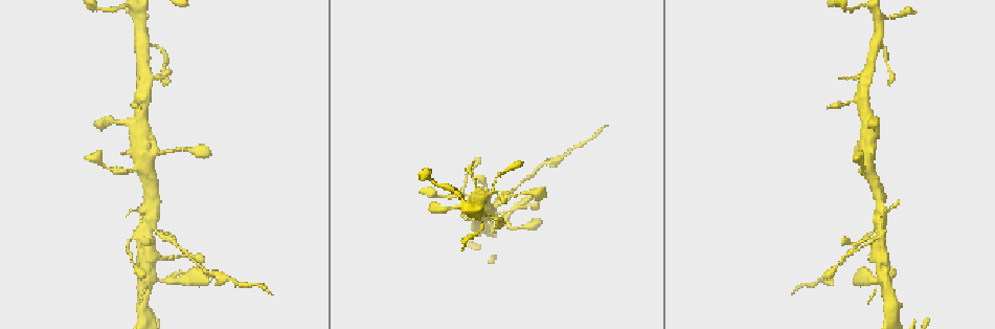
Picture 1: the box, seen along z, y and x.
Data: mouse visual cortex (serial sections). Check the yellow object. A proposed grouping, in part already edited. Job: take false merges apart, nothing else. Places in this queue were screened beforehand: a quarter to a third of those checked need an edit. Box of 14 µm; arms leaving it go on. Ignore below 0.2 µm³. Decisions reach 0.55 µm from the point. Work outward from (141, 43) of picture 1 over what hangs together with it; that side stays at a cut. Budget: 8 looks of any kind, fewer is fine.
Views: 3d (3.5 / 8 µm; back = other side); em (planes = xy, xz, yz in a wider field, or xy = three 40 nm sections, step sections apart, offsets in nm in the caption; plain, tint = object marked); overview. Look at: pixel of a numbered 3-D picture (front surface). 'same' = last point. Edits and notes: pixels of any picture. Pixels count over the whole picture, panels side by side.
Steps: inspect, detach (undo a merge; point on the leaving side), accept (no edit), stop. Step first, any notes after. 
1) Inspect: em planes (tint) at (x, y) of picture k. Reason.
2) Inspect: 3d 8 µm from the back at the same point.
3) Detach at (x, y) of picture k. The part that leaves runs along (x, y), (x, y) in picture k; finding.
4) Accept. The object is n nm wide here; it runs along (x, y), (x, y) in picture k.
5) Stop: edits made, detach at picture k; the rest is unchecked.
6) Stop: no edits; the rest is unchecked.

Inspect: 3d 3.5 µm at (142, 153) of picture 1. Sharp bend.

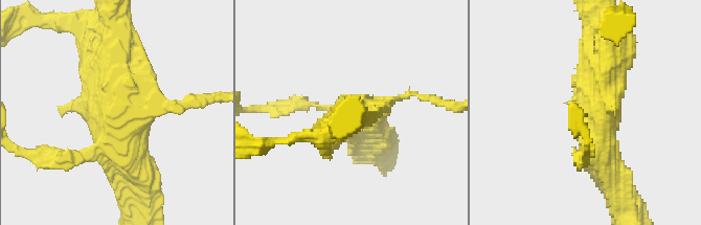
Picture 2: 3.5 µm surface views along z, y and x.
Inspect: em xy step 2 (tint) at (588, 112) of picture 2. Now the EM.

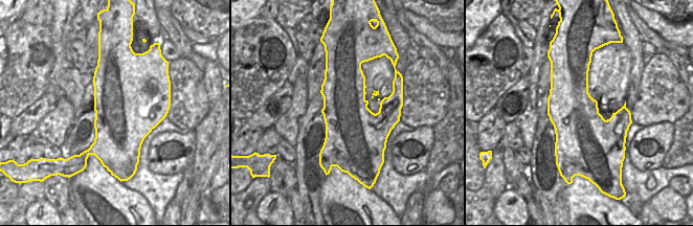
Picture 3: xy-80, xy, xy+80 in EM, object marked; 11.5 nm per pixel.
Inspect: em xy step 5 (tint) at the same point. Cut it another way.

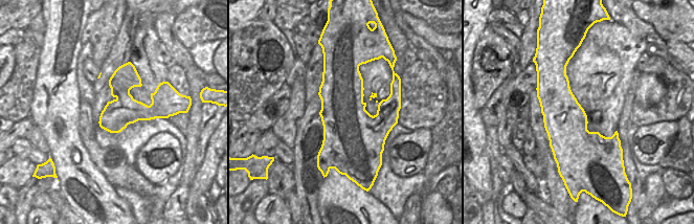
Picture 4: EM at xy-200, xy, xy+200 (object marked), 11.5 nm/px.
Accept. It runs along (112, 41), (112, 141), (141, 173) in picture 2; all the same cell.

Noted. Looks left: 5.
Inspect: em xy step 3 (tint) at (151, 225) of picture 1. Calibre changes.

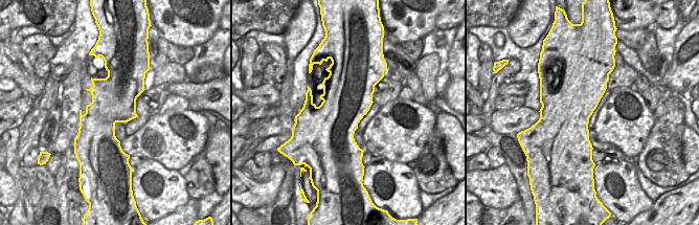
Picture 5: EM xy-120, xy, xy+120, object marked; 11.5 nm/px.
Inspect: 3d 3.5 µm from the back at the same point. Wider look.

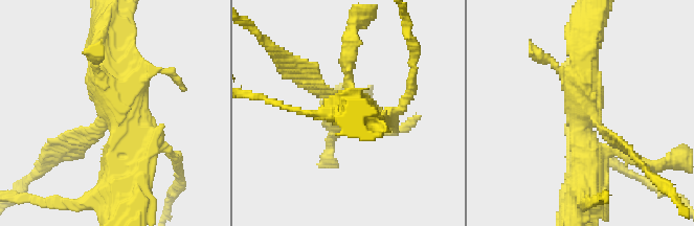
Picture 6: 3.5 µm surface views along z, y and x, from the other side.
Detach at (310, 80) of picture 6. The part that leaves runs along (328, 94), (261, 38) in picture 6; two cells meet here.

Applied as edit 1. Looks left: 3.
Inspect: 3d 8 µm at (882, 279) of picture 1. Branch point.

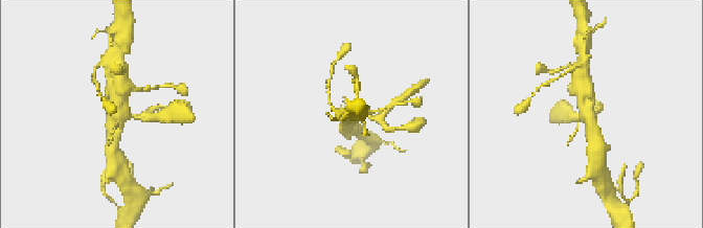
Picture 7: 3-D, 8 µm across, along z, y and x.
Inspect: 3d 3.5 µm at (586, 114) of picture 7.

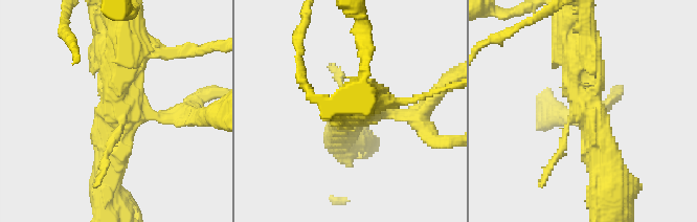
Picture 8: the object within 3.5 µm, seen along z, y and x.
Inspect: em planes (tint) at (589, 108) of picture 8. Need the tissue.

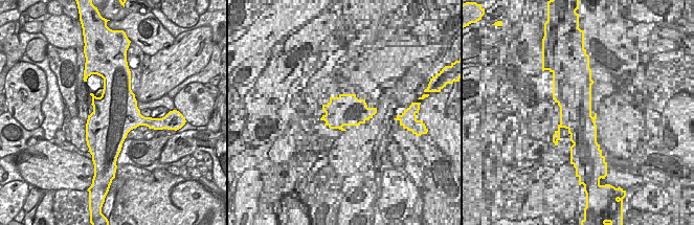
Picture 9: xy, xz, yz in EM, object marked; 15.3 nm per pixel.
Accept. The object is 700 nm wide here; it runs along (577, 39), (603, 171) in picture 8; continuous, no second cell.

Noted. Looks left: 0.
Stop: edits made, detach at picture 6; the rest is unchecked.

